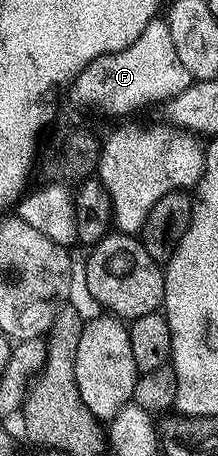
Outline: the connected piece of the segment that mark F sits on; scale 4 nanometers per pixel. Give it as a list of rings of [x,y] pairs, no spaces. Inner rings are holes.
[[[157,17],[150,25],[146,25],[142,37],[138,37],[134,45],[90,61],[90,65],[86,65],[86,69],[82,69],[82,73],[72,80],[70,95],[72,91],[72,103],[76,107],[101,111],[104,115],[128,115],[146,103],[172,100],[175,95],[192,86],[193,82],[186,65],[178,61],[174,37],[170,37],[167,22]]]

